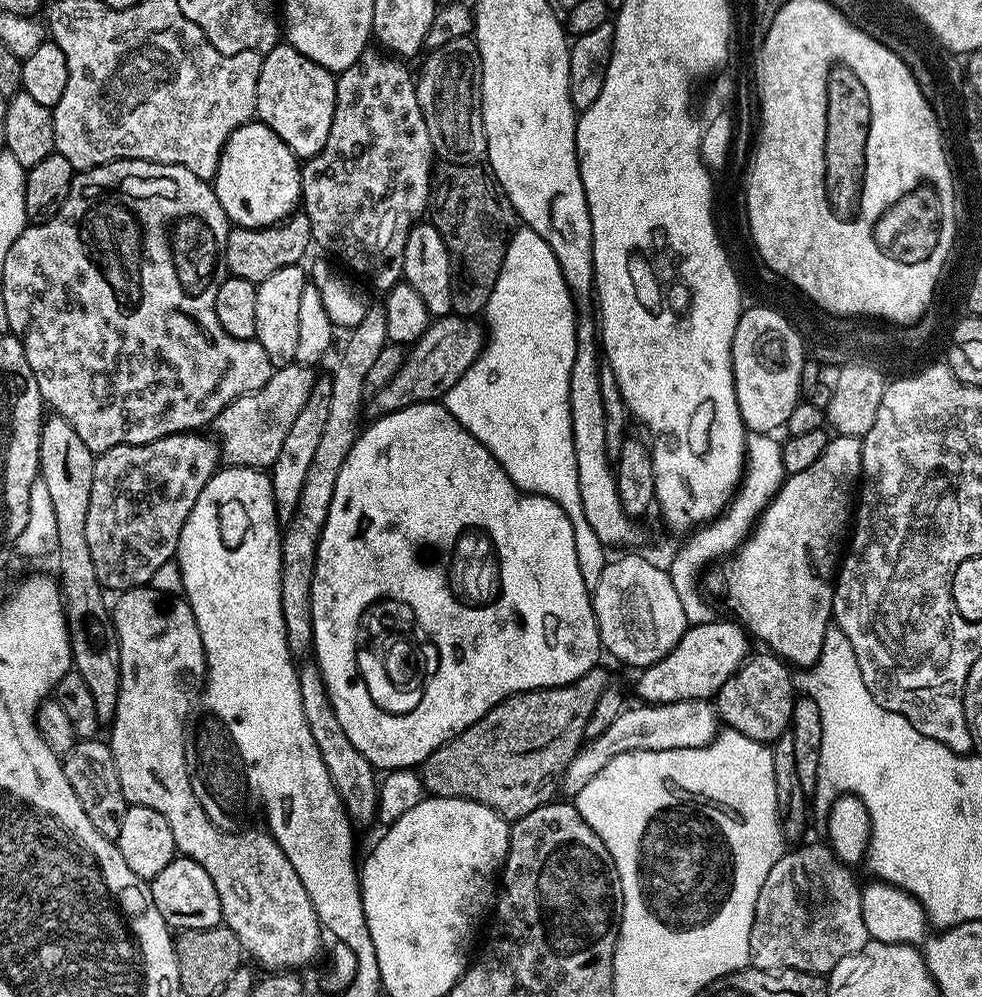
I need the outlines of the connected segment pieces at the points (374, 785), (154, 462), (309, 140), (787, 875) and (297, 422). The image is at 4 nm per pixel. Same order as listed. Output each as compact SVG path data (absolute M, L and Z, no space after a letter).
M304 662L299 665L300 697L302 710L306 710L306 722L310 726L310 734L314 734L314 742L318 742L318 754L322 754L322 762L326 762L326 770L330 770L330 778L336 791L339 792L349 817L357 825L373 823L377 819L378 772L372 763L346 738L346 730L342 730L338 722L338 714L330 702L330 694L324 685L320 668L315 662Z
M199 431L179 432L166 438L158 438L149 444L119 444L110 450L99 453L94 459L94 478L90 482L90 510L86 514L86 543L90 546L90 555L94 557L94 570L98 574L100 587L119 594L129 588L142 588L151 585L156 579L156 572L163 564L175 557L178 538L182 534L182 526L186 526L186 518L190 518L190 510L194 510L194 502L198 502L198 494L202 494L202 486L210 482L212 475L221 467L220 445L211 435Z
M287 42L263 53L256 91L256 116L297 158L311 158L319 154L330 138L330 126L336 109L336 76L318 62L310 62L306 54Z
M827 843L803 844L796 846L801 848L793 852L792 849L785 851L778 862L774 862L774 870L766 874L766 882L762 882L762 890L758 890L756 920L750 926L750 964L763 972L791 970L827 974L842 958L858 954L870 939L866 922L862 920L862 888L852 877L853 869L837 858Z
M324 374L317 379L310 398L306 398L306 406L298 410L298 418L294 418L294 426L290 426L290 434L286 434L286 442L282 442L282 450L271 466L270 475L277 521L287 522L294 518L294 510L298 510L298 498L301 497L302 486L306 483L306 473L310 462L314 459L314 453L318 451L318 442L322 442L322 429L326 427L326 418L330 418L331 385L331 375Z

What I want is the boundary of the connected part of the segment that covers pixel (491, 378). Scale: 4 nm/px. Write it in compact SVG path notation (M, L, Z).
M527 226L517 227L512 233L511 240L508 241L504 265L498 274L498 282L494 282L494 294L490 294L490 302L482 313L483 319L486 321L485 346L480 351L480 357L474 362L474 366L470 366L470 370L466 370L466 374L462 374L462 378L458 378L456 385L445 394L442 403L450 414L454 414L454 418L458 418L463 431L474 434L474 438L478 438L478 442L482 442L482 446L486 446L486 450L490 450L490 454L499 462L502 470L506 470L506 474L522 491L532 492L536 496L545 496L558 506L562 506L566 518L570 518L570 526L574 526L574 550L578 550L578 570L582 570L585 578L595 578L600 576L604 569L606 545L600 541L598 534L594 534L593 527L586 520L586 510L582 508L582 493L578 490L578 461L574 459L574 430L570 414L570 370L574 366L574 354L576 353L577 315L572 291L568 289L562 278L558 258L554 258L550 246L546 246L544 239L534 229Z

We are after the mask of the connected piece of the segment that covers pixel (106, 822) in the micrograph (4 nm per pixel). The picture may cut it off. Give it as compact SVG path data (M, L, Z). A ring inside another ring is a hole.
M100 738L80 740L63 757L62 763L74 794L78 794L78 802L82 802L82 810L86 810L86 818L94 822L107 840L114 842L122 830L122 818L126 818L126 810L130 805L118 782L118 766L114 766L111 743L104 741L103 744Z

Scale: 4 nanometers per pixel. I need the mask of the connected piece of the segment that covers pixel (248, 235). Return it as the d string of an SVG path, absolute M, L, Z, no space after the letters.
M302 210L292 213L286 220L272 224L269 228L233 227L226 238L224 261L229 273L238 278L246 278L254 285L260 284L270 274L282 270L291 264L300 264L307 254L308 247L313 247L310 218Z

